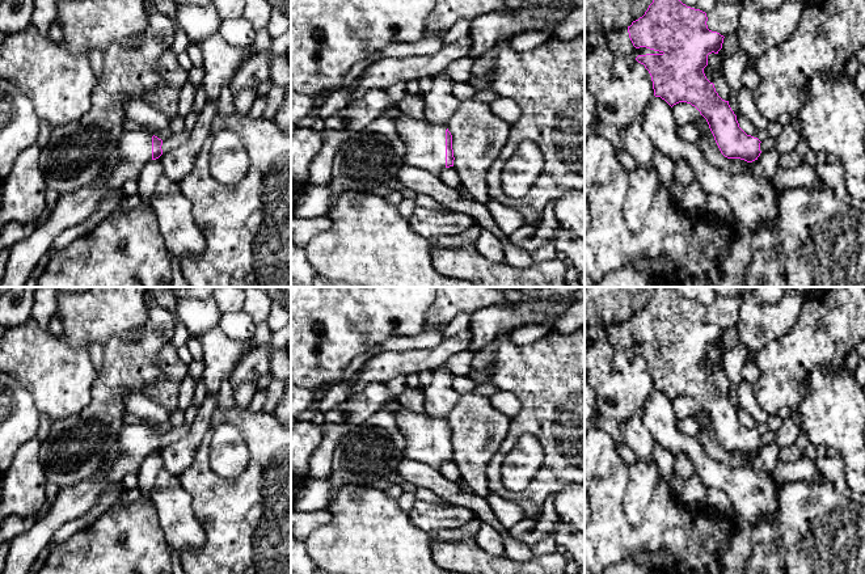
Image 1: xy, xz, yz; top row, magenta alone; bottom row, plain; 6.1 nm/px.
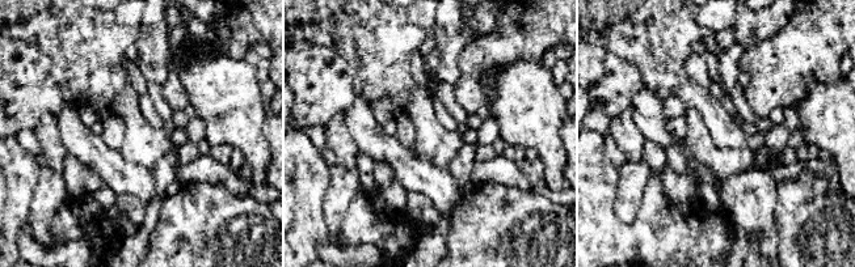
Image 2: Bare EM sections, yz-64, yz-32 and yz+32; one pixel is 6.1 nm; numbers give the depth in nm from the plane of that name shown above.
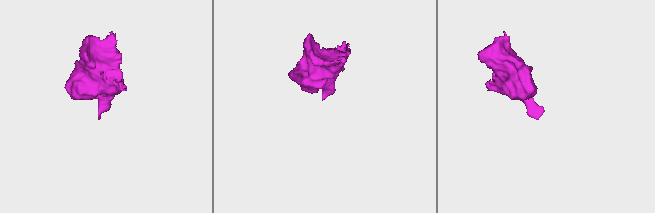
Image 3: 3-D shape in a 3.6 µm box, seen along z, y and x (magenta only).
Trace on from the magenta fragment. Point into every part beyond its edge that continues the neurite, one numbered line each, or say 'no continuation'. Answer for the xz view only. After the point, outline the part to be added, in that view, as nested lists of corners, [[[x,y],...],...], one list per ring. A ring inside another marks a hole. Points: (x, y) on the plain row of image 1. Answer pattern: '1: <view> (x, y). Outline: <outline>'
1: xz (425, 437). Outline: [[[401,409],[394,413],[398,430],[406,439],[405,459],[440,469],[446,461],[446,423],[444,418]]]

